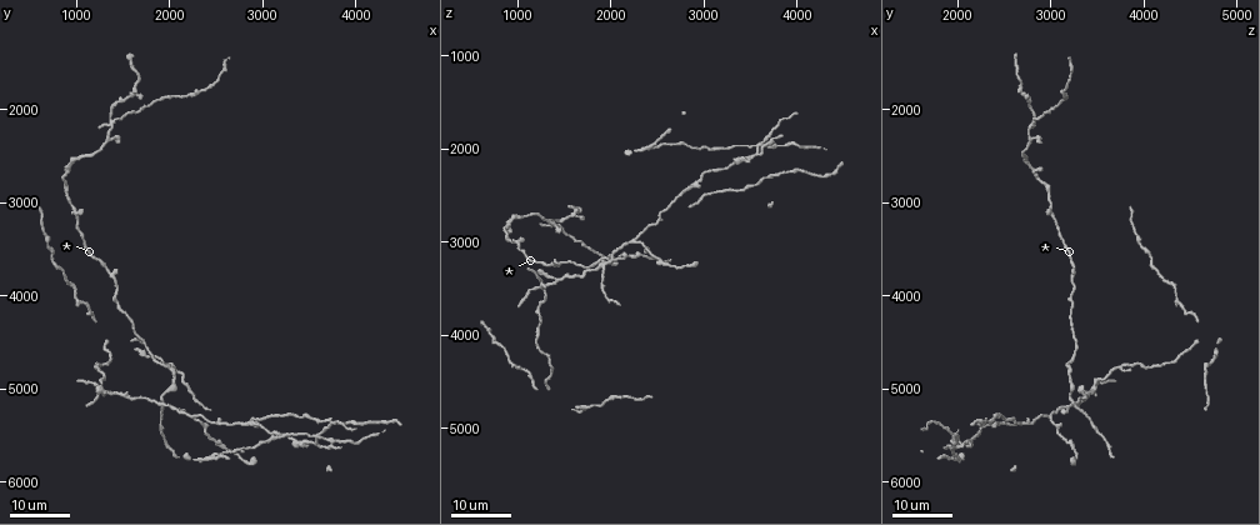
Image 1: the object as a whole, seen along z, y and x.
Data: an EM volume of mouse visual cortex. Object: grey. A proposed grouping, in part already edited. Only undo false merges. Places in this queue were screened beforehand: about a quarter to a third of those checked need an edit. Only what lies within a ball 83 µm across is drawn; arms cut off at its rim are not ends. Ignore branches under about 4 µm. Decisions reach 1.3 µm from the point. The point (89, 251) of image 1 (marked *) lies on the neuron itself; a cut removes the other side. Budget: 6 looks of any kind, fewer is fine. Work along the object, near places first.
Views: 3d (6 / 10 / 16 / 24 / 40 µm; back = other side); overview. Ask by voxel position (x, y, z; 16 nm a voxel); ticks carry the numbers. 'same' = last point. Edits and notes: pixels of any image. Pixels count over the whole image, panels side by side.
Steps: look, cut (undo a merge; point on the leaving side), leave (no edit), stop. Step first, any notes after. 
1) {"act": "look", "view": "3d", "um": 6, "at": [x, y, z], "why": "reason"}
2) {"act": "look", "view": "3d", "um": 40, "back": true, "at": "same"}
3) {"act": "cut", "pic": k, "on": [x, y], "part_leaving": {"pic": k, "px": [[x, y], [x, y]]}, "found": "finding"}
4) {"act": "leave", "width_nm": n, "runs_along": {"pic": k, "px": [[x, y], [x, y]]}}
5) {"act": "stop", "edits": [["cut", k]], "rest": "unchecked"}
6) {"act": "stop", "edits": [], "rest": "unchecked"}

{"act": "look", "view": "3d", "um": 24, "at": [1400, 2150, 2800], "why": "four arms meet"}

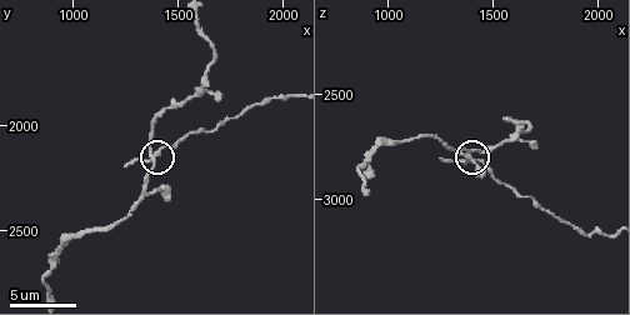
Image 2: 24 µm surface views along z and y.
{"act": "look", "view": "3d", "um": 10, "at": "same"}

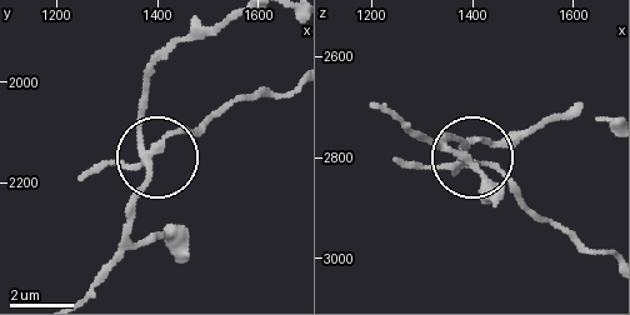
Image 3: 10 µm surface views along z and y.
{"act": "cut", "pic": 3, "on": [103, 168], "width_nm": 220, "part_leaving": {"pic": 3, "px": [[151, 154], [238, 100], [294, 89]]}, "found": "two neurons meet here"}

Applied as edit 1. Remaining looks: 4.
{"act": "look", "view": "3d", "um": 24, "at": [1950, 5150, 3250], "why": "four or more arms meet"}

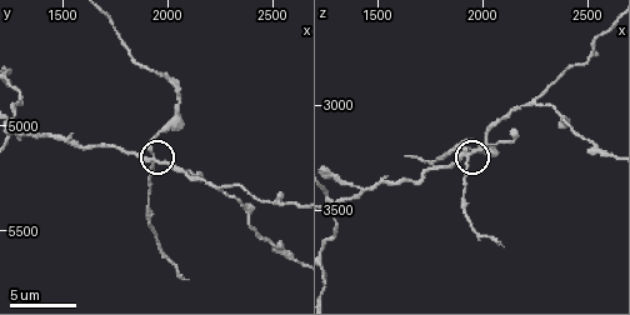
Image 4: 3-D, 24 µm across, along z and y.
{"act": "look", "view": "3d", "um": 10, "at": [1950, 5160, 3240], "why": "zoom in"}

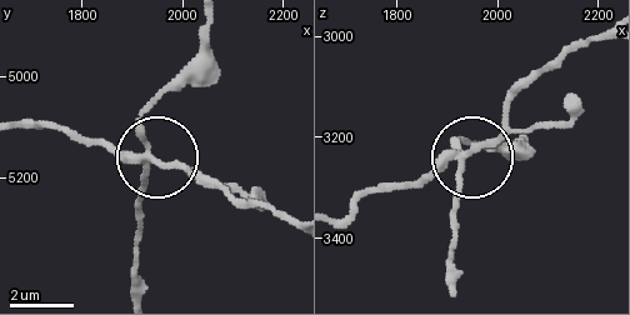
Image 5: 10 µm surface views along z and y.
{"act": "cut", "pic": 5, "on": [108, 146], "side_arm_um": 69, "part_leaving": {"pic": 5, "px": [[143, 161], [89, 136], [25, 129]]}, "found": "two neurons meet here"}

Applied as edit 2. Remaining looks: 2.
{"act": "stop", "edits": [["cut", 3], ["cut", 5]], "rest": "unchecked"}

